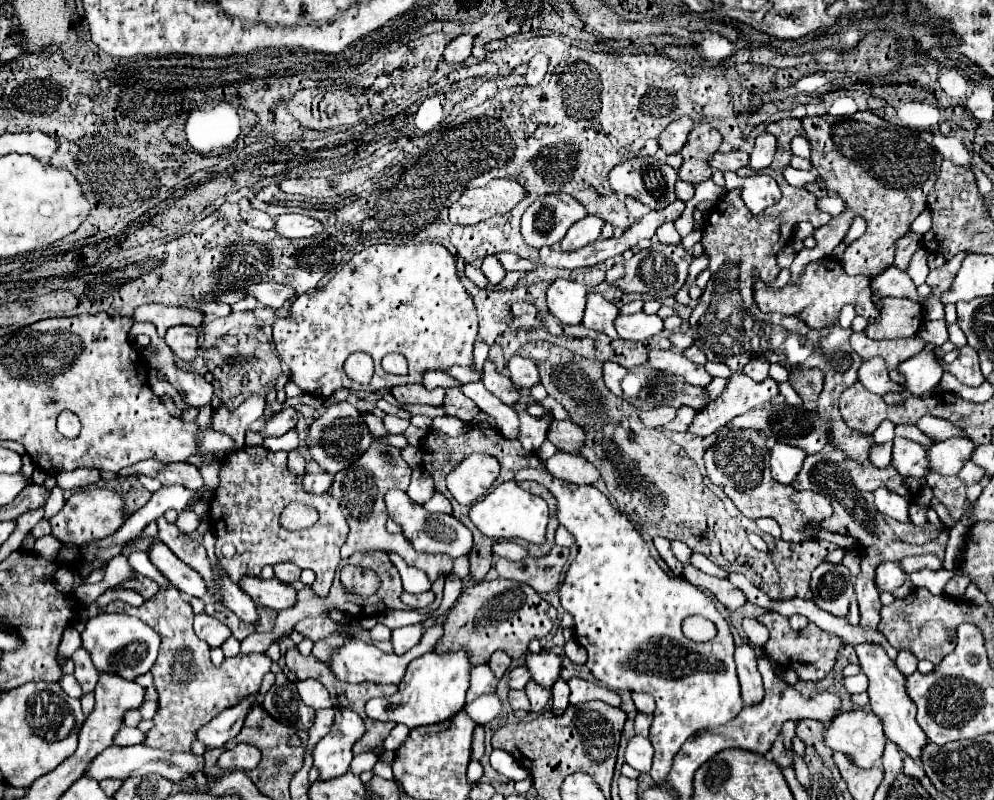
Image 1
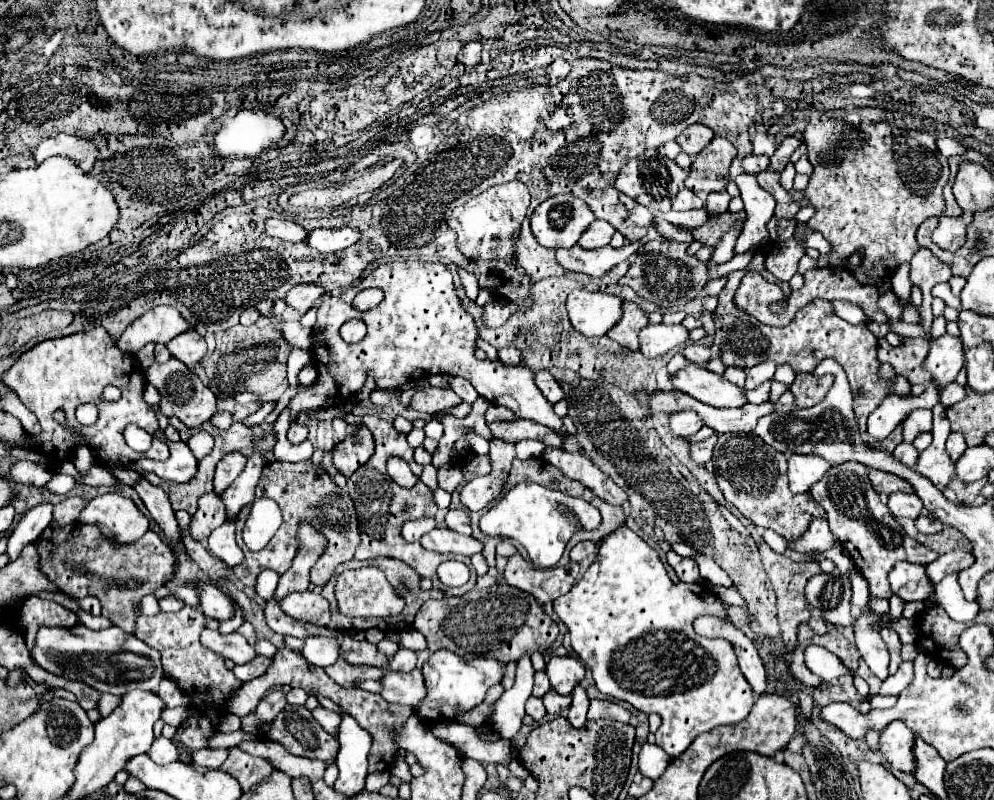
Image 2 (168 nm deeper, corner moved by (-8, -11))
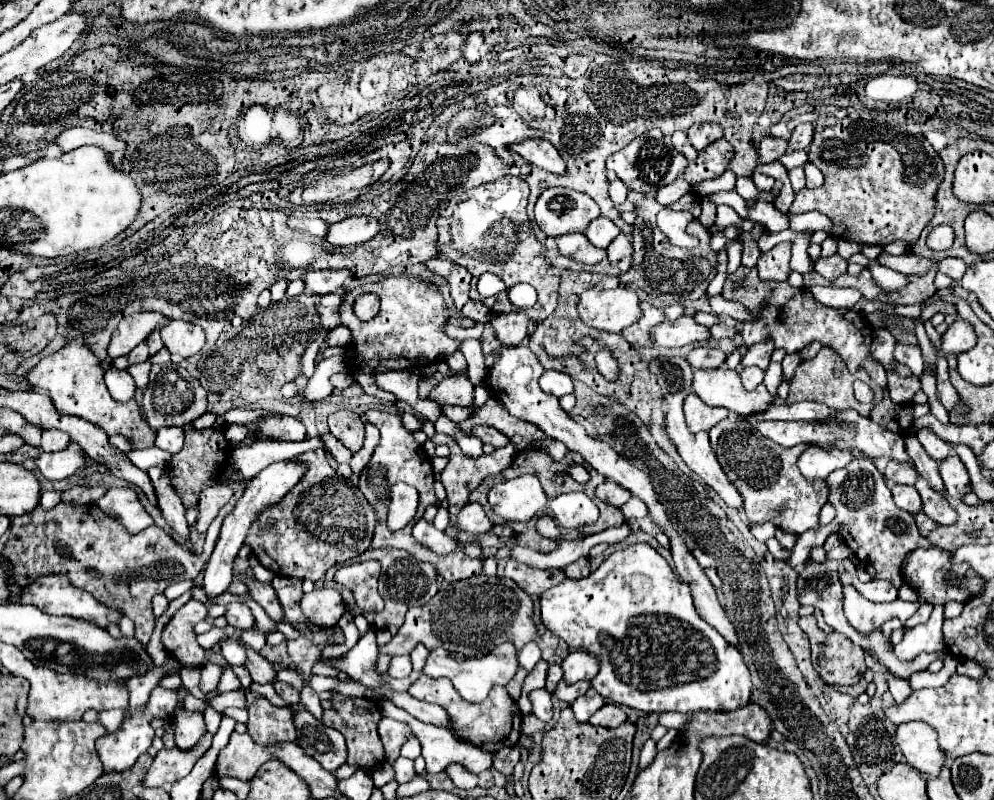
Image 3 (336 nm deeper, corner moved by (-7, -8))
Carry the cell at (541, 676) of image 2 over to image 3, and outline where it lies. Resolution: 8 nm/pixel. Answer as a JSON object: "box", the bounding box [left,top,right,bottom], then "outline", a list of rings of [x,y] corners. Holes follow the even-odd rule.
{"box":[545,664,561,692],"outline":[[[551,664],[551,666],[549,666],[549,672],[547,672],[547,684],[545,684],[545,690],[547,690],[547,692],[553,692],[559,680],[561,680],[561,666]]]}

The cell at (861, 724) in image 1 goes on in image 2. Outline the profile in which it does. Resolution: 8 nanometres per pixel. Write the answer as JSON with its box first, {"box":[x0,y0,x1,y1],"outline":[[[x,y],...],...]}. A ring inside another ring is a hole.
{"box":[880,721,914,773],"outline":[[[902,721],[890,723],[880,735],[880,745],[894,769],[914,773],[914,731],[910,731],[910,727],[906,727]]]}

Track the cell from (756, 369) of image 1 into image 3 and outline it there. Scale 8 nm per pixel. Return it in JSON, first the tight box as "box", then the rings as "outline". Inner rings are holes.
{"box":[739,366,765,390],"outline":[[[749,366],[749,368],[743,368],[739,374],[741,374],[745,390],[753,390],[757,384],[761,384],[765,372],[761,368],[757,368],[757,366]]]}

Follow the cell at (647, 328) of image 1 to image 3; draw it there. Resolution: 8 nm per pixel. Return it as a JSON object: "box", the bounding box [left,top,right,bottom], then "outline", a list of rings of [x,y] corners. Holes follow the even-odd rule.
{"box":[651,316,709,348],"outline":[[[681,316],[675,322],[661,322],[651,328],[651,344],[653,346],[665,346],[665,348],[677,348],[685,344],[699,344],[703,340],[709,340],[709,330],[705,326],[695,324],[691,316]]]}

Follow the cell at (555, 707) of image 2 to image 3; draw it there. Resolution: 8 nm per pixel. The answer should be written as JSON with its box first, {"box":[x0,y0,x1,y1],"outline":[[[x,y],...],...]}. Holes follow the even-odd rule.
{"box":[553,680,589,704],"outline":[[[563,680],[557,684],[553,696],[563,700],[565,704],[573,704],[581,694],[585,694],[589,690],[589,682],[575,682],[575,684],[565,684]]]}

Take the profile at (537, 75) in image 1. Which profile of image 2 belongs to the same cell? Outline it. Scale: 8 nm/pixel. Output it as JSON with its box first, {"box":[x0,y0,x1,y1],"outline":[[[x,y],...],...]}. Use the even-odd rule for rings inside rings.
{"box":[547,63,571,85],"outline":[[[551,63],[547,69],[548,83],[547,85],[556,85],[556,83],[565,79],[571,72],[570,63]]]}

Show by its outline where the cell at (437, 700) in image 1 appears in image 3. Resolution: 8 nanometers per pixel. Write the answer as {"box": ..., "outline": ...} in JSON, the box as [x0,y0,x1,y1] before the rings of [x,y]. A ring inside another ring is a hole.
{"box":[423,644,519,702],"outline":[[[501,644],[499,648],[495,648],[493,652],[489,652],[487,656],[481,656],[481,658],[461,658],[457,654],[445,652],[445,648],[437,648],[429,654],[423,674],[431,676],[431,678],[441,678],[441,676],[449,678],[467,702],[483,702],[495,684],[505,686],[515,676],[517,666],[519,666],[517,652],[515,652],[513,644]]]}

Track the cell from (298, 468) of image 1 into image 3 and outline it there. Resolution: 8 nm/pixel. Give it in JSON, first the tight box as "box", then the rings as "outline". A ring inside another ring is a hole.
{"box":[319,432,353,462],"outline":[[[331,432],[321,434],[319,438],[321,438],[321,442],[325,444],[325,450],[327,450],[337,462],[349,462],[349,460],[351,460],[351,454],[353,454],[353,452],[351,452],[349,448],[345,448],[343,442],[339,442]]]}

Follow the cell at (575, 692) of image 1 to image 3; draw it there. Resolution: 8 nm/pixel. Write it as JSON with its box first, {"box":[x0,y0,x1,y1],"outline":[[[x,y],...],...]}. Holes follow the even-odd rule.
{"box":[591,702,627,728],"outline":[[[607,702],[607,704],[603,704],[603,708],[599,708],[593,716],[591,716],[591,724],[595,724],[595,726],[605,726],[605,728],[613,728],[613,726],[619,726],[619,724],[623,724],[627,720],[627,716],[625,716],[625,712],[617,706],[617,704],[611,704],[611,702]]]}

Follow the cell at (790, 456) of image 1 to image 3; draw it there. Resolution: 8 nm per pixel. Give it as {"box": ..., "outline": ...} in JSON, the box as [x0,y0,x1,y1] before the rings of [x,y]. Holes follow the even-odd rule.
{"box":[797,446,853,480],"outline":[[[811,446],[799,456],[797,468],[807,480],[825,480],[829,472],[843,468],[849,460],[853,460],[853,454],[845,448],[831,448],[827,452]]]}

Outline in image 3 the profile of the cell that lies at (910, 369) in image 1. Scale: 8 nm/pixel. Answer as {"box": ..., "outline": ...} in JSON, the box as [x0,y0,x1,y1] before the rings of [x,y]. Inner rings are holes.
{"box":[939,320,977,356],"outline":[[[957,320],[953,322],[947,332],[941,336],[941,350],[939,356],[959,356],[967,350],[973,348],[973,344],[977,344],[977,336],[973,336],[973,328],[969,328],[969,324],[965,320]]]}

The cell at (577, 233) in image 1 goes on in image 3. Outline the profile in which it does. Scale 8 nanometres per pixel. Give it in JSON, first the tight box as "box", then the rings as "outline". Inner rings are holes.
{"box":[585,216,619,248],"outline":[[[603,216],[593,220],[585,230],[587,240],[599,248],[607,248],[617,238],[617,234],[619,234],[619,228],[609,218],[603,218]]]}

